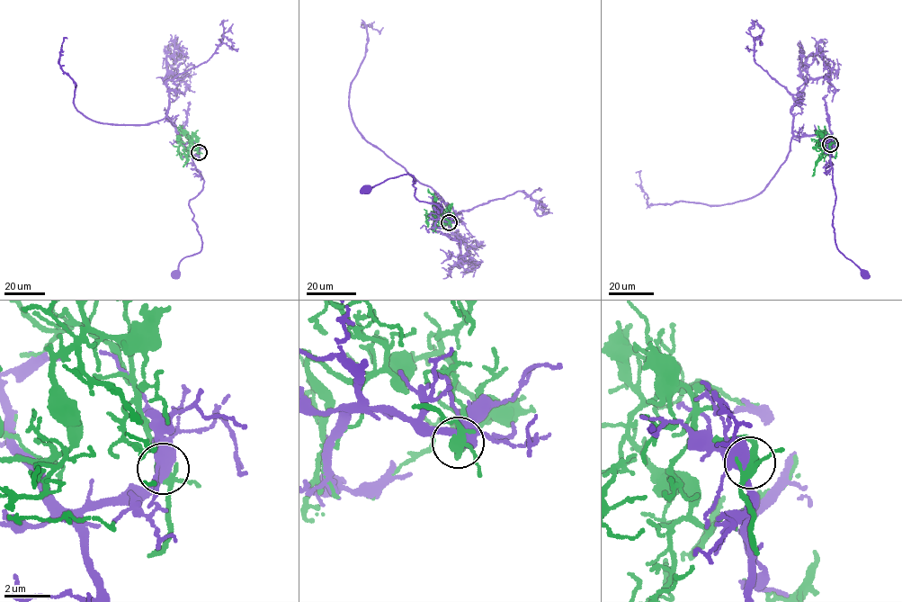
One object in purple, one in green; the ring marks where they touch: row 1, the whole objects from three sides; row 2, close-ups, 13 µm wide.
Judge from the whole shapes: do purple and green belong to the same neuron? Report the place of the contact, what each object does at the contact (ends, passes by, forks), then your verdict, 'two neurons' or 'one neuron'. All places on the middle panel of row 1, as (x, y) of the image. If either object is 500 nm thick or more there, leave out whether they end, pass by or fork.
at (449, 222); purple forks there; green forks there; two neurons

